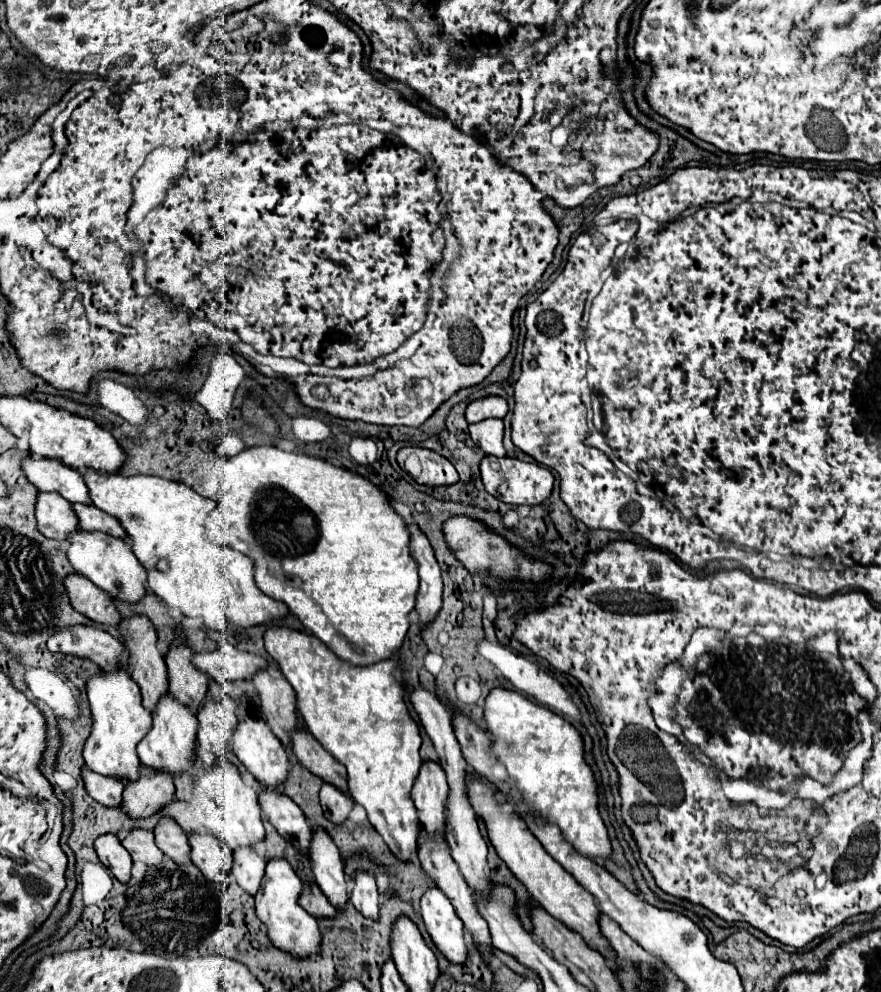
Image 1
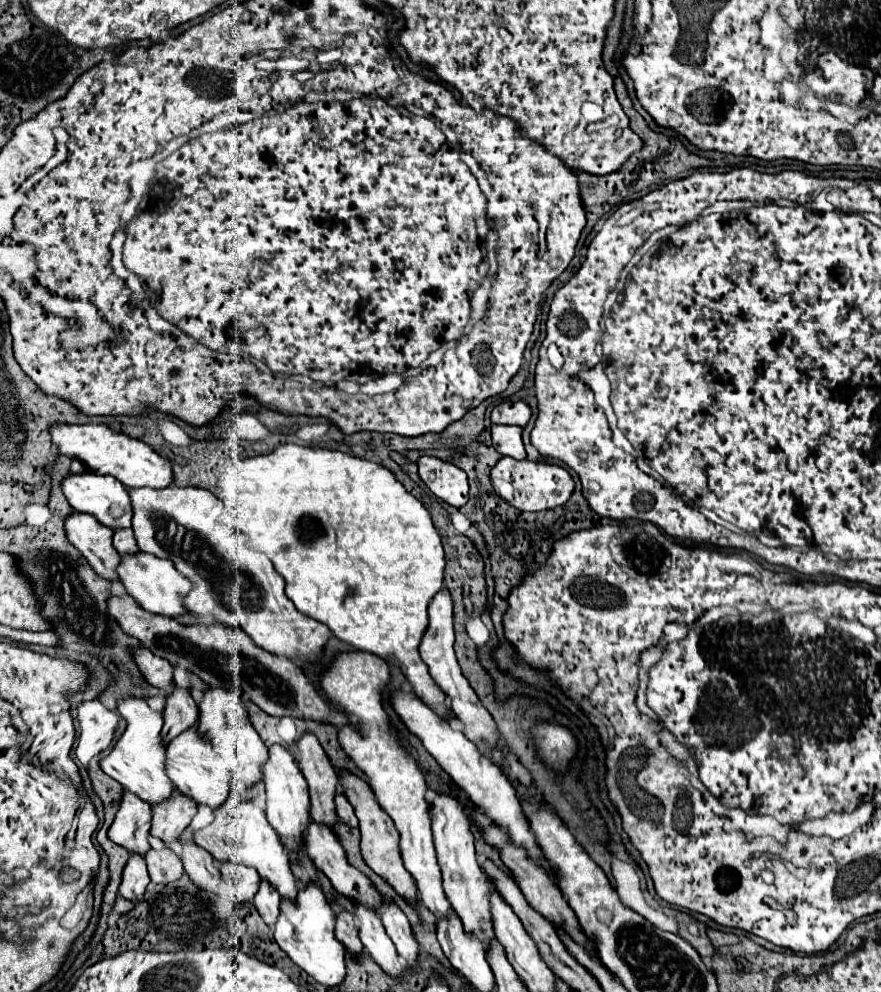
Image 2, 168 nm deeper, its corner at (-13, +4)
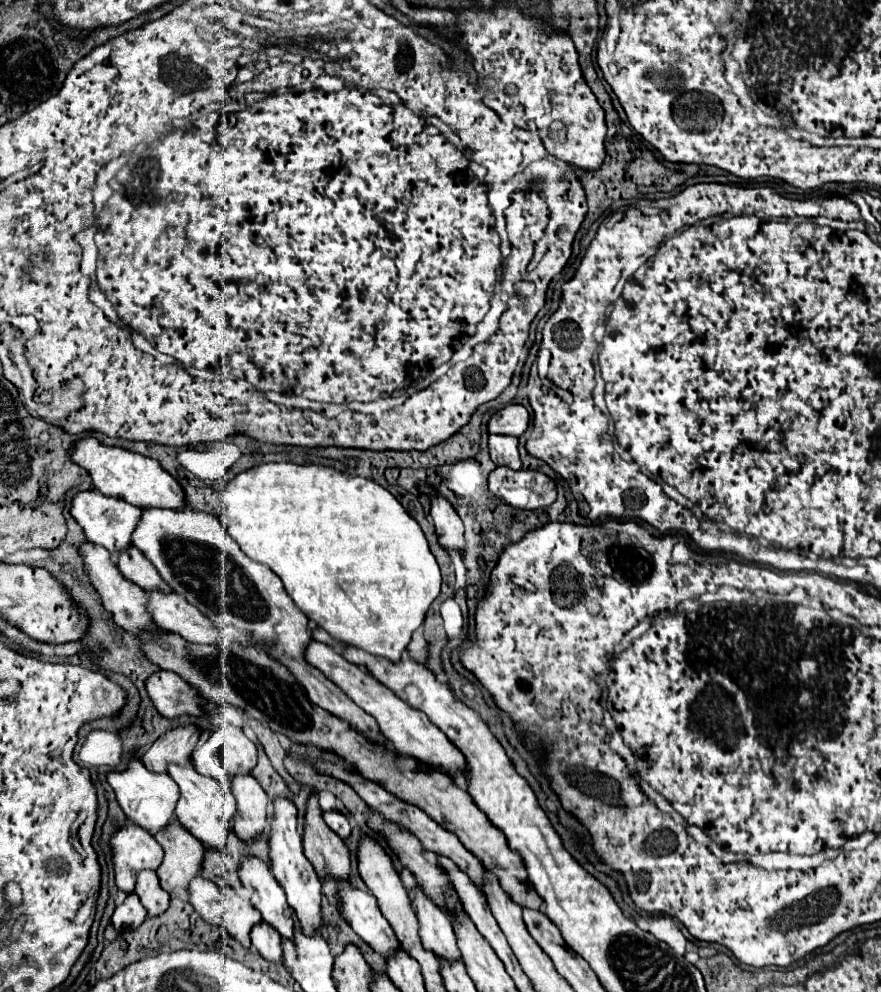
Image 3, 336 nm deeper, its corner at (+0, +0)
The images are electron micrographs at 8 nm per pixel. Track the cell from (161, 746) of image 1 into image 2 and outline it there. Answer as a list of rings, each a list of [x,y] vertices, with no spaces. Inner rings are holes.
[[[197,726],[187,728],[185,732],[181,732],[177,738],[173,738],[167,744],[165,772],[171,778],[171,782],[175,784],[175,788],[179,792],[183,792],[185,796],[193,798],[197,804],[207,804],[207,806],[215,808],[215,806],[223,804],[231,792],[231,776],[229,776],[227,764],[221,762],[221,758],[213,750],[211,742],[203,740]]]

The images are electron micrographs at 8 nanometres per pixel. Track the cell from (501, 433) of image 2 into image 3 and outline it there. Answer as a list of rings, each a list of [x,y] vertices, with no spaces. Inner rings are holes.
[[[490,434],[488,446],[490,446],[490,458],[496,466],[508,466],[512,470],[522,468],[522,460],[518,456],[518,438]]]

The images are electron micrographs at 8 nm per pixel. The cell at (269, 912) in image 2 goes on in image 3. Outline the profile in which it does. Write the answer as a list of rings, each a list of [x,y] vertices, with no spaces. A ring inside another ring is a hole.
[[[264,922],[260,924],[260,928],[254,928],[252,930],[252,946],[268,962],[282,964],[282,942],[280,942],[280,934],[274,928],[268,928]]]

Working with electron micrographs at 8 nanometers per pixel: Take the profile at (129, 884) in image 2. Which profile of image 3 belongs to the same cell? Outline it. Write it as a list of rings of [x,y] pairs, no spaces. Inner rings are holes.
[[[132,894],[132,896],[126,896],[124,902],[116,908],[112,916],[112,926],[116,928],[118,934],[122,934],[124,930],[136,930],[144,920],[146,920],[144,906],[140,904],[138,896]]]

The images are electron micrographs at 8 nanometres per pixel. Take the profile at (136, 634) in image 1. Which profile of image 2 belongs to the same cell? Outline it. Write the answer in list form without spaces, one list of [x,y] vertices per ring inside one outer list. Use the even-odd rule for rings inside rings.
[[[177,684],[171,686],[171,690],[165,698],[163,718],[165,718],[163,744],[169,744],[169,740],[173,740],[173,736],[181,734],[181,730],[197,724],[197,718],[199,718],[197,704],[191,698],[191,692],[187,688],[181,688]]]

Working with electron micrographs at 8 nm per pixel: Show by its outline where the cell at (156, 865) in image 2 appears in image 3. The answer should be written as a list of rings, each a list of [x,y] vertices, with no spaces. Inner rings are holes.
[[[140,872],[136,882],[136,894],[140,896],[142,906],[146,908],[146,914],[150,918],[160,916],[168,910],[168,896],[164,896],[164,890],[160,888],[160,880],[156,872]]]

